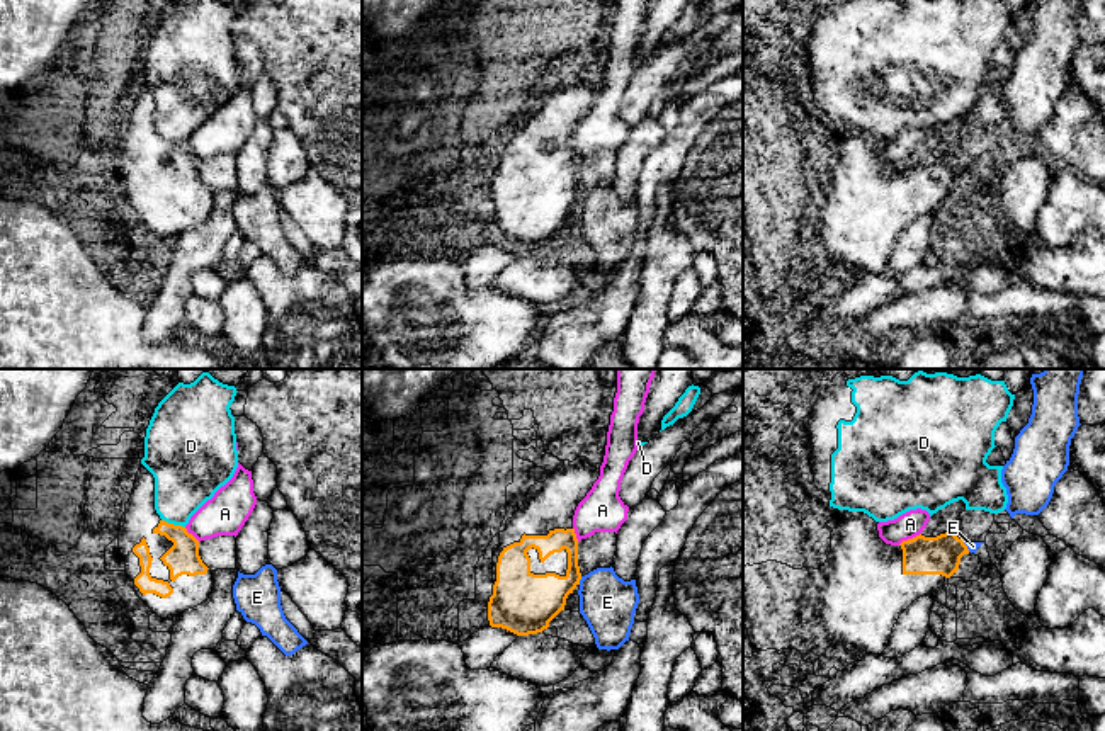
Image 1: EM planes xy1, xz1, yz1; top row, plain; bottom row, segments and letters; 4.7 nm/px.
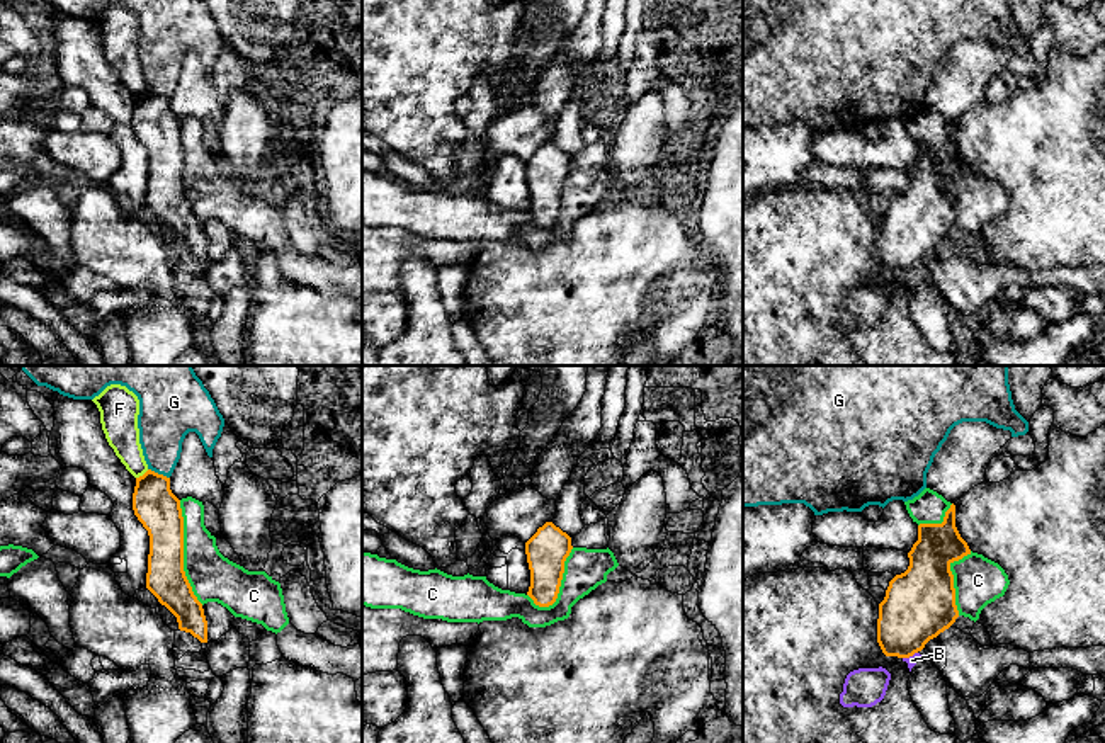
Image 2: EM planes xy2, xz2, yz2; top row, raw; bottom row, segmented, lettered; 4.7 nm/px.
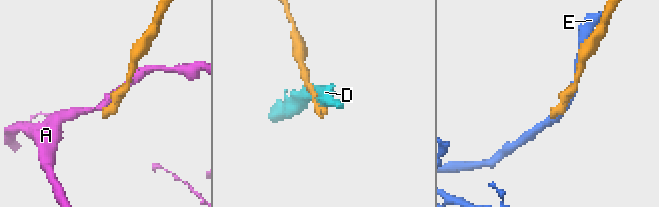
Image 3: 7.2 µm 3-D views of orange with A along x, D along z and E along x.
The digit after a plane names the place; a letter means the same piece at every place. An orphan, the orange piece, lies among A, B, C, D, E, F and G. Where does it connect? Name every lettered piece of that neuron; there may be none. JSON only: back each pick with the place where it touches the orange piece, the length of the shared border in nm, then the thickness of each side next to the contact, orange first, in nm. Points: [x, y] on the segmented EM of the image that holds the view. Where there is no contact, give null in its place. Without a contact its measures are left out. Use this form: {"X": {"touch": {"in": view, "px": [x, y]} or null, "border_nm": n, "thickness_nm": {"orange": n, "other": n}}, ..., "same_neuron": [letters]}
{"same_neuron": []}

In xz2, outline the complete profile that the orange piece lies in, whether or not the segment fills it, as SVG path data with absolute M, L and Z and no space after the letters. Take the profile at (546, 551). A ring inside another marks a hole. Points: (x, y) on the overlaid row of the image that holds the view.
M546 522L525 542L530 570L527 595L536 605L549 607L556 602L564 573L564 561L571 549L571 537L552 522Z

